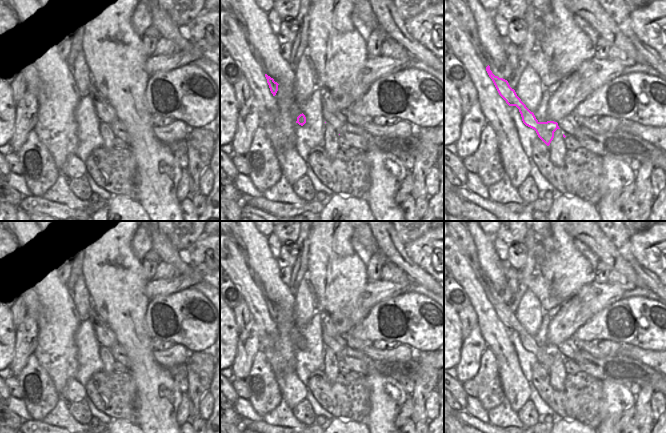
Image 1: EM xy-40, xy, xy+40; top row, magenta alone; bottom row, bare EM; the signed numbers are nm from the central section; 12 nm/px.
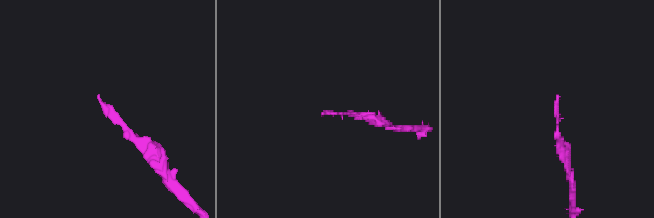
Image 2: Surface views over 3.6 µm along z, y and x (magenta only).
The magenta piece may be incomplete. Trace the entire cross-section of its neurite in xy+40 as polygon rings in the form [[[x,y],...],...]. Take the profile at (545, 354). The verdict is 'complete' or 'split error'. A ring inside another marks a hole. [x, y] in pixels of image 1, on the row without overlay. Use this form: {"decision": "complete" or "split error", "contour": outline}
{"decision": "split error", "contour": [[[445,221],[449,236],[458,245],[459,251],[464,255],[470,266],[472,267],[478,281],[486,291],[489,301],[492,303],[499,319],[506,325],[509,330],[516,330],[522,341],[523,347],[534,353],[538,361],[549,370],[554,362],[554,356],[560,353],[557,346],[547,345],[539,346],[534,337],[531,336],[526,329],[517,320],[507,304],[500,302],[499,294],[493,287],[486,273],[481,268],[478,259],[475,243],[469,233],[469,230],[462,221]]]}

